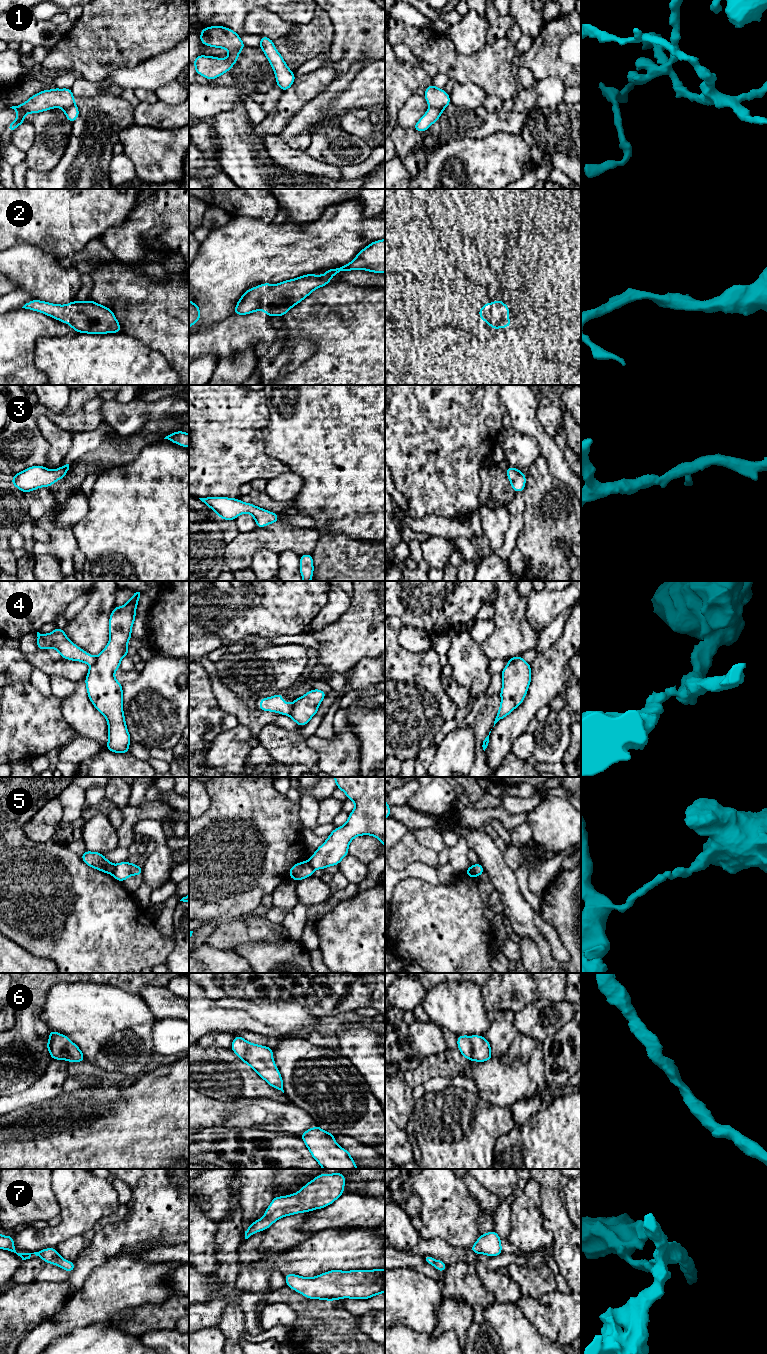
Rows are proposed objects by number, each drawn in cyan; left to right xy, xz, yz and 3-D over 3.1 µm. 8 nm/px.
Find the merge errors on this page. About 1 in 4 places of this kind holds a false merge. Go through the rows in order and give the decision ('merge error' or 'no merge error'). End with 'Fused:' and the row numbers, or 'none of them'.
1: merge error
2: no merge error
3: no merge error
4: merge error
5: merge error
6: no merge error
7: no merge error
Fused: 1, 4, 5

